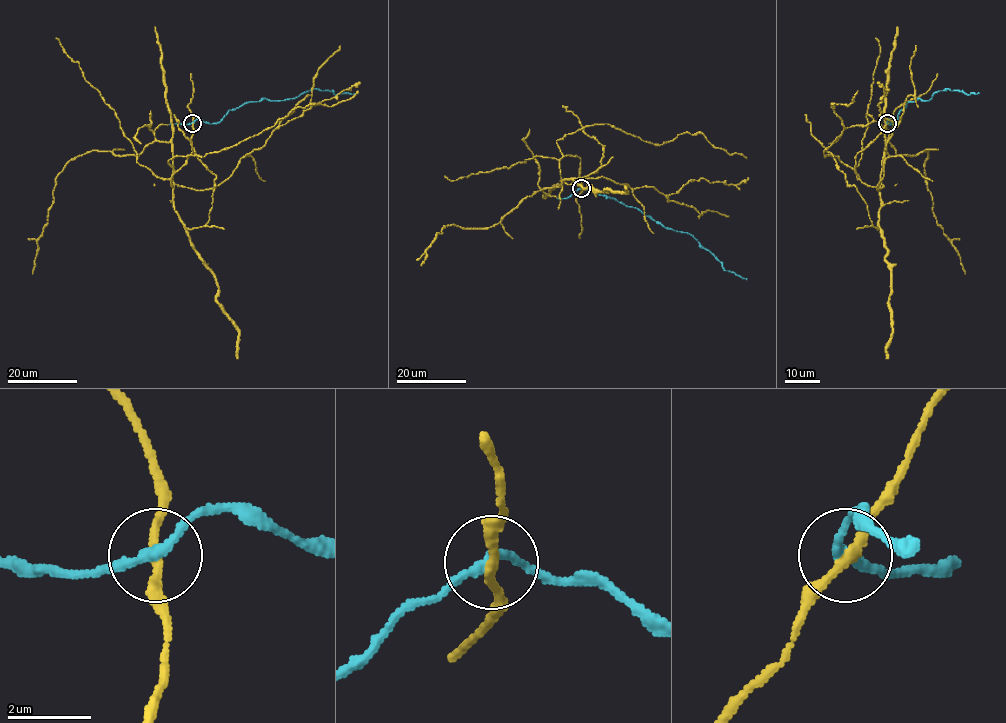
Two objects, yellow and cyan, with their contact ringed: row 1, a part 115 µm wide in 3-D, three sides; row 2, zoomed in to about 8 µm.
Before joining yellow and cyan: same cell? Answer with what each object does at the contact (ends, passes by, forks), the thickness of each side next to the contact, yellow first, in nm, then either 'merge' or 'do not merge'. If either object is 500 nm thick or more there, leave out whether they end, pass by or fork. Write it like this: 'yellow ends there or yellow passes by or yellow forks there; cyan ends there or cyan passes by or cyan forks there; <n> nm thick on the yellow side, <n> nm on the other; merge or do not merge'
yellow passes by; cyan passes by; 240 nm thick on the yellow side, 240 nm on the other; merge

